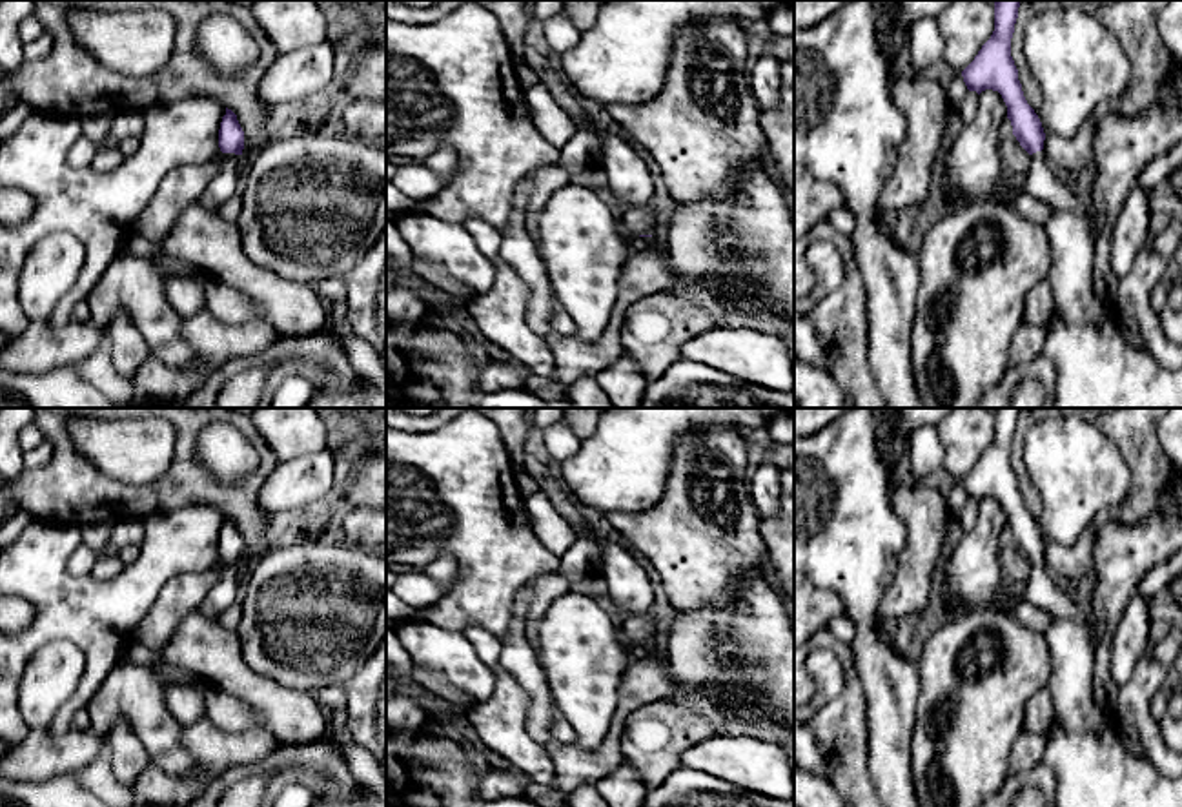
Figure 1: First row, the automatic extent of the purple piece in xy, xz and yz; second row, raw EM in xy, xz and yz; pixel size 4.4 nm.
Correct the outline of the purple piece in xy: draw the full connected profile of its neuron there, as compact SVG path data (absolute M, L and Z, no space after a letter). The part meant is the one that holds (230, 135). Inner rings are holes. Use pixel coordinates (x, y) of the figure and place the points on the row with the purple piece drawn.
M228 107L219 129L219 148L224 153L224 162L197 200L209 211L219 211L237 191L237 179L242 164L244 131L237 115Z

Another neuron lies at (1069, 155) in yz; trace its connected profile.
M1102 109L1095 111L1080 128L1080 131L1071 137L1060 137L1053 131L1045 133L1044 140L1044 153L1047 160L1055 164L1055 169L1060 171L1064 177L1082 171L1084 168L1095 166L1095 135L1096 124L1102 117Z

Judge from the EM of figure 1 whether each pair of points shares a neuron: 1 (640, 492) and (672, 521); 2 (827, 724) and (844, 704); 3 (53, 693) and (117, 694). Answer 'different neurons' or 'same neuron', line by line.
1: different neurons
2: same neuron
3: different neurons

